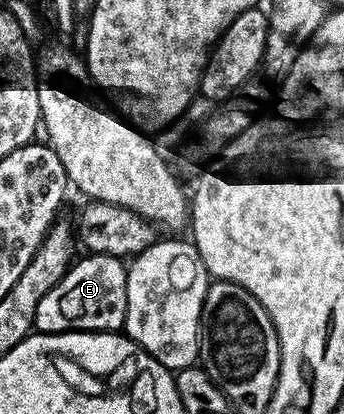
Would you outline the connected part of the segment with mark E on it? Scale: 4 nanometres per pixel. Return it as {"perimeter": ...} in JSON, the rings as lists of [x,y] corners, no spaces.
{"perimeter":[[[90,253],[85,257],[89,258],[78,257],[39,300],[33,325],[40,333],[62,334],[68,330],[117,332],[124,327],[129,275],[126,263],[110,254]]]}

